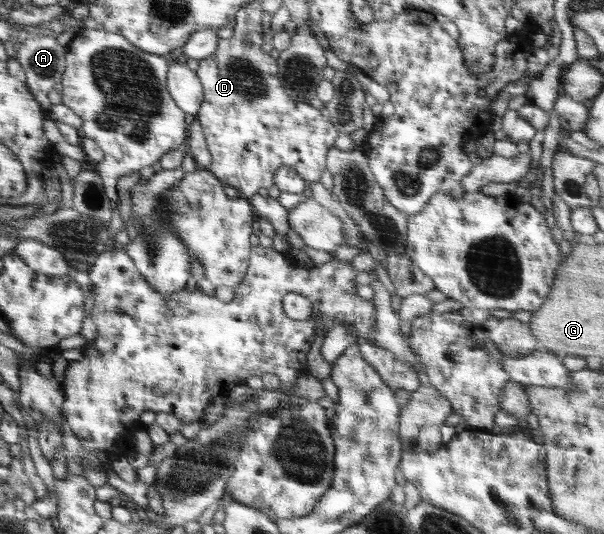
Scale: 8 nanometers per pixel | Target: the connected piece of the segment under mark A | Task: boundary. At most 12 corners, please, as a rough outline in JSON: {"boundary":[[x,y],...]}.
{"boundary":[[48,36],[17,49],[29,92],[47,113],[66,47]]}

